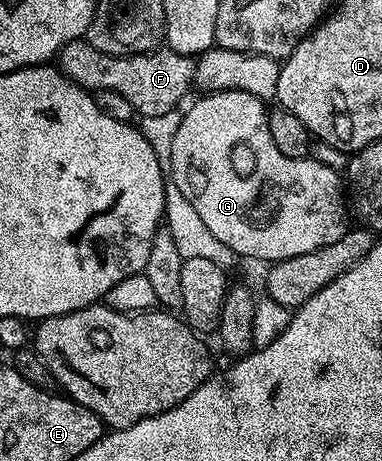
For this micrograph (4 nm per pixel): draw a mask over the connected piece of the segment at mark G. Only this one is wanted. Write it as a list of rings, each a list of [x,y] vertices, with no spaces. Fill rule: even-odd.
[[[240,90],[207,92],[197,98],[199,100],[183,114],[182,121],[179,122],[178,129],[175,130],[174,137],[170,140],[168,176],[172,183],[180,186],[180,194],[184,194],[184,198],[188,198],[188,202],[192,202],[193,208],[196,209],[196,214],[200,214],[204,226],[208,226],[208,230],[212,230],[212,234],[216,234],[216,238],[220,238],[220,242],[224,242],[224,246],[232,249],[235,257],[251,256],[254,260],[266,260],[265,262],[296,258],[300,254],[309,254],[311,250],[320,250],[320,246],[328,246],[328,242],[336,242],[336,238],[340,238],[348,231],[348,223],[346,224],[348,200],[344,195],[343,177],[339,173],[338,177],[328,165],[321,164],[320,161],[314,160],[315,158],[297,160],[280,154],[276,142],[272,142],[268,108],[263,100]]]

